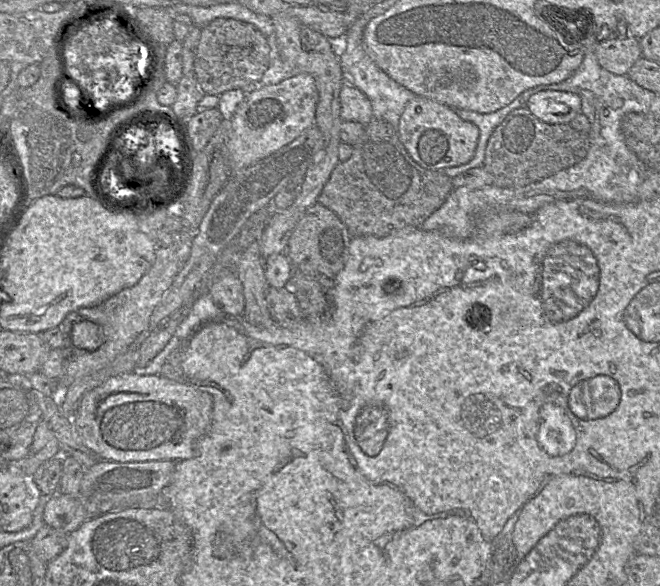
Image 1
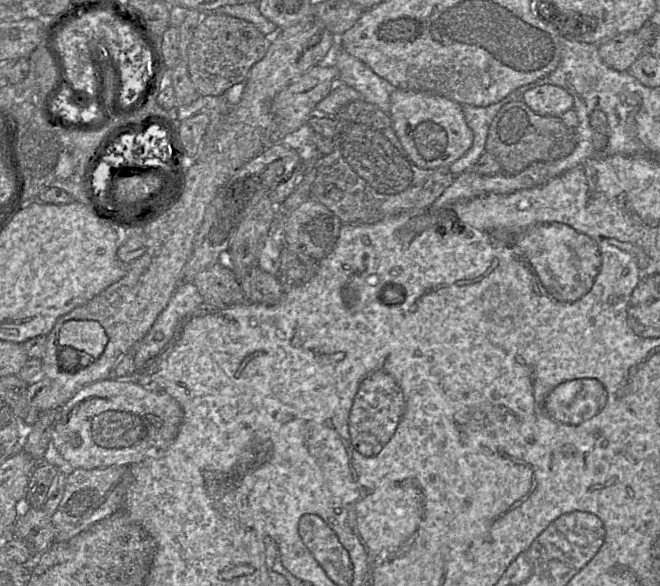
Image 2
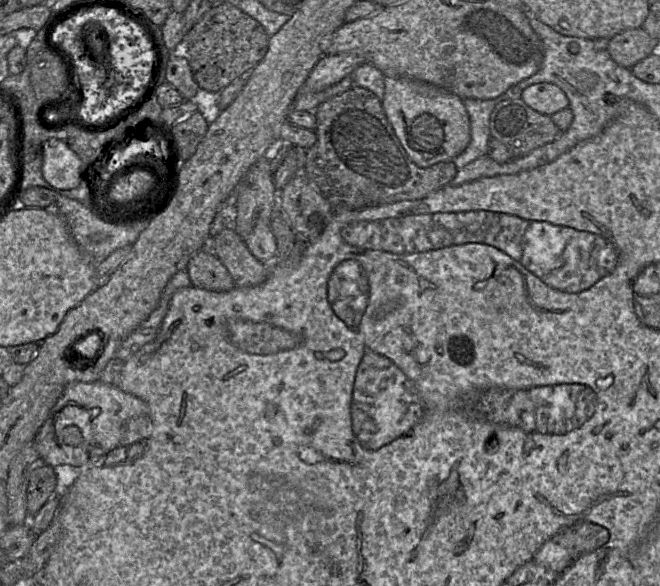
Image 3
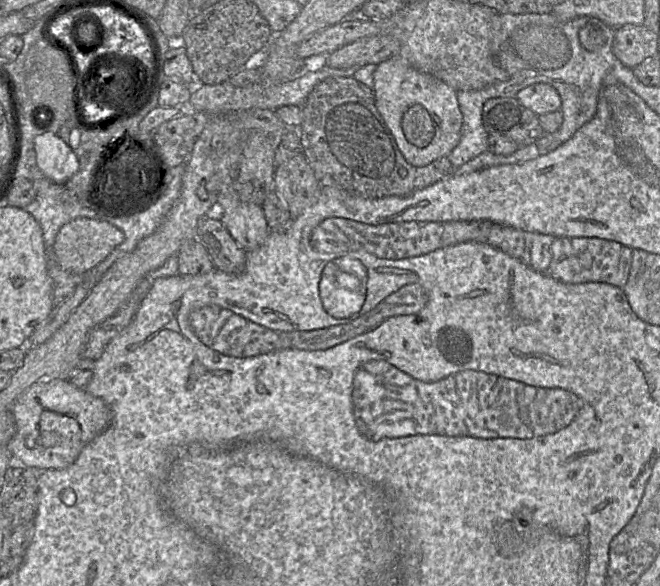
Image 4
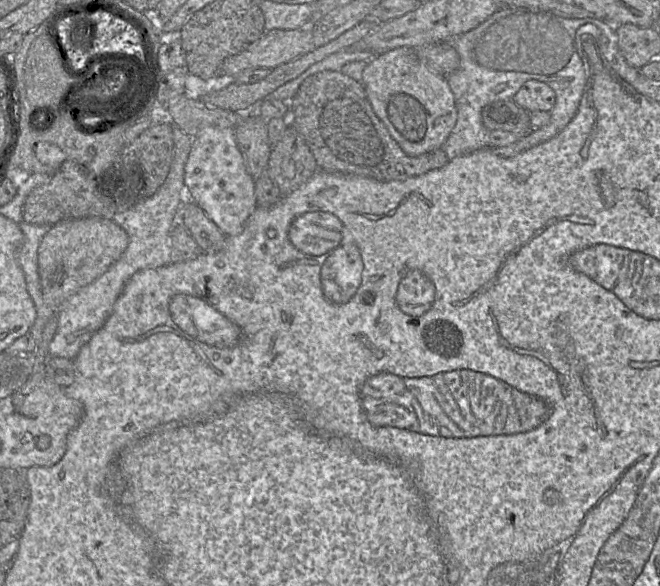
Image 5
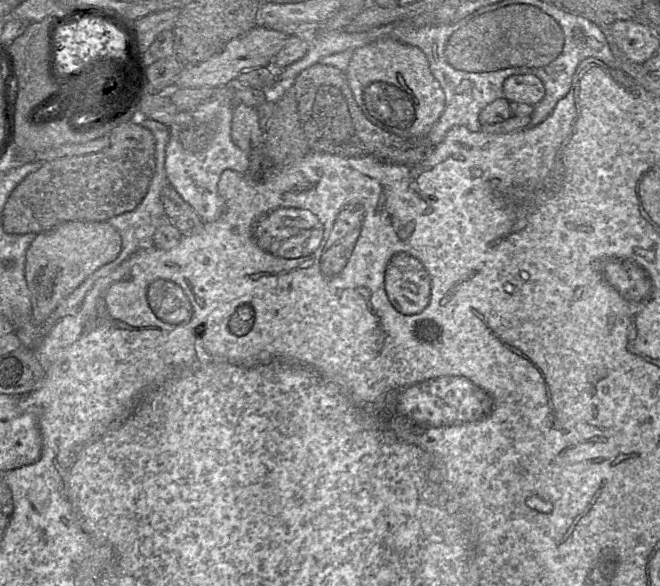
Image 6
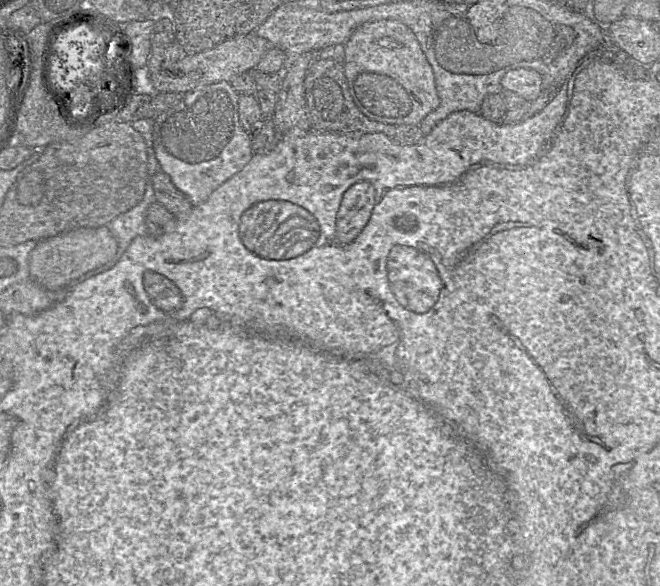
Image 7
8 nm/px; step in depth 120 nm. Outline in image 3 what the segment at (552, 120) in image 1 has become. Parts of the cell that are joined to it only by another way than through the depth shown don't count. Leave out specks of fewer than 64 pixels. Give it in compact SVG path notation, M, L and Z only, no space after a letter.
M548 82L528 86L522 91L521 99L533 110L548 116L569 107L565 92Z

